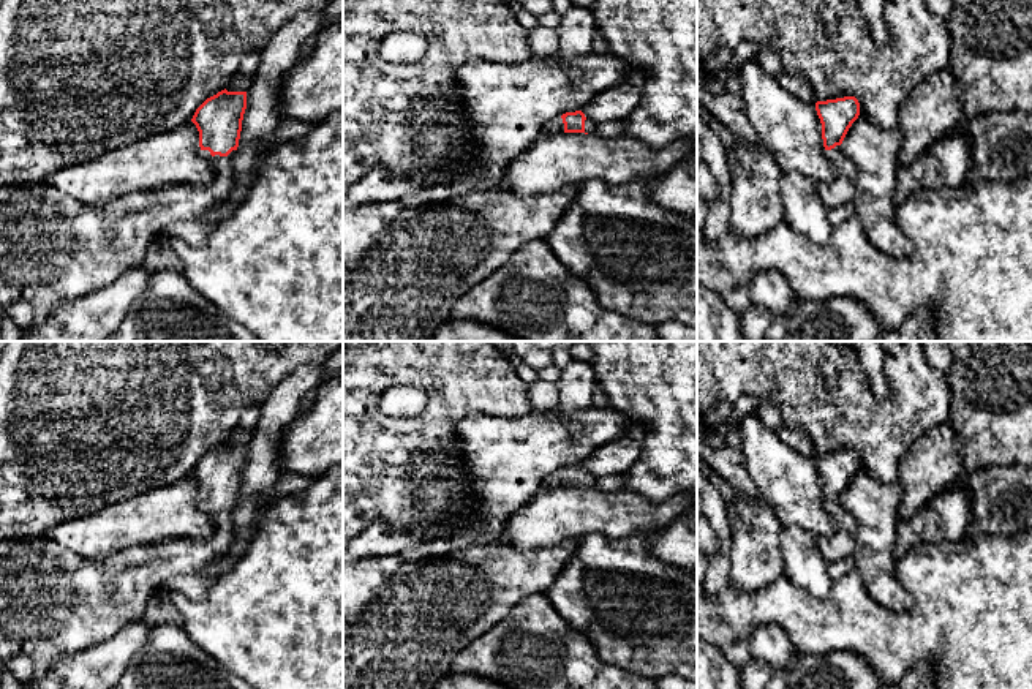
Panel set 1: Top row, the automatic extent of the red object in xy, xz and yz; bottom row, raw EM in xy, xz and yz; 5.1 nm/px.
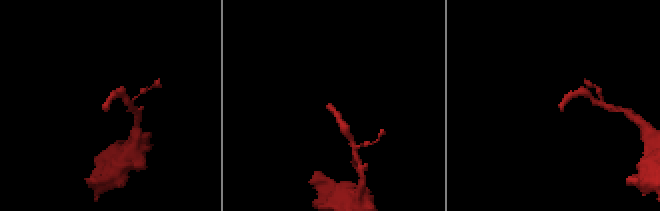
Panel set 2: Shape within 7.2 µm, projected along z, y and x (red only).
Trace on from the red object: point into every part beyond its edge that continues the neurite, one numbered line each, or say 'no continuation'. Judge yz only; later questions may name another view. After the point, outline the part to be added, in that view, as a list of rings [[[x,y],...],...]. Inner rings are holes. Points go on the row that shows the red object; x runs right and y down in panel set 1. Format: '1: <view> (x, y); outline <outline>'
1: yz (843, 188); outline [[[842,145],[827,150],[828,160],[836,168],[836,175],[831,182],[817,182],[817,193],[830,212],[847,202],[853,202],[858,191],[858,169],[853,161],[844,153]]]

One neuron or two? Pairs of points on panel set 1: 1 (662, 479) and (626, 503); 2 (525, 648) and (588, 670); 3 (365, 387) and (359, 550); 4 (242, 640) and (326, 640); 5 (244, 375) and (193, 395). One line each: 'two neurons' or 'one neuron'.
1: two neurons
2: one neuron
3: two neurons
4: one neuron
5: one neuron

